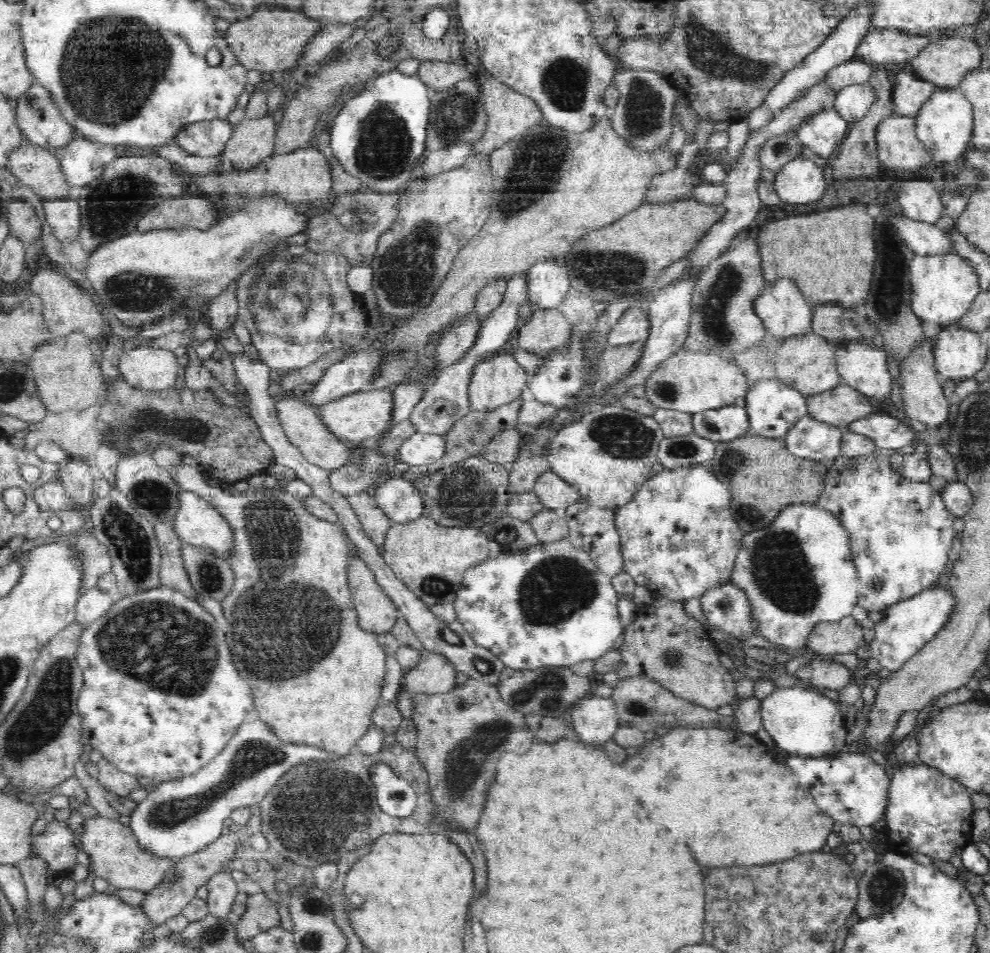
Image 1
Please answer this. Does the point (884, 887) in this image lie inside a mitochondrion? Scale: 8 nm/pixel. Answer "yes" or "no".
yes

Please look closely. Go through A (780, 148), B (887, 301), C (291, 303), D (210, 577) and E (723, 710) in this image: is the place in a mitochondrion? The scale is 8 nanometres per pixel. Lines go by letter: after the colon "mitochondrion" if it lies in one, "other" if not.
A: mitochondrion
B: mitochondrion
C: mitochondrion
D: mitochondrion
E: other

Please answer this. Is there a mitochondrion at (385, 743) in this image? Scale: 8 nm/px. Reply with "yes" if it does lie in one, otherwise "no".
no

